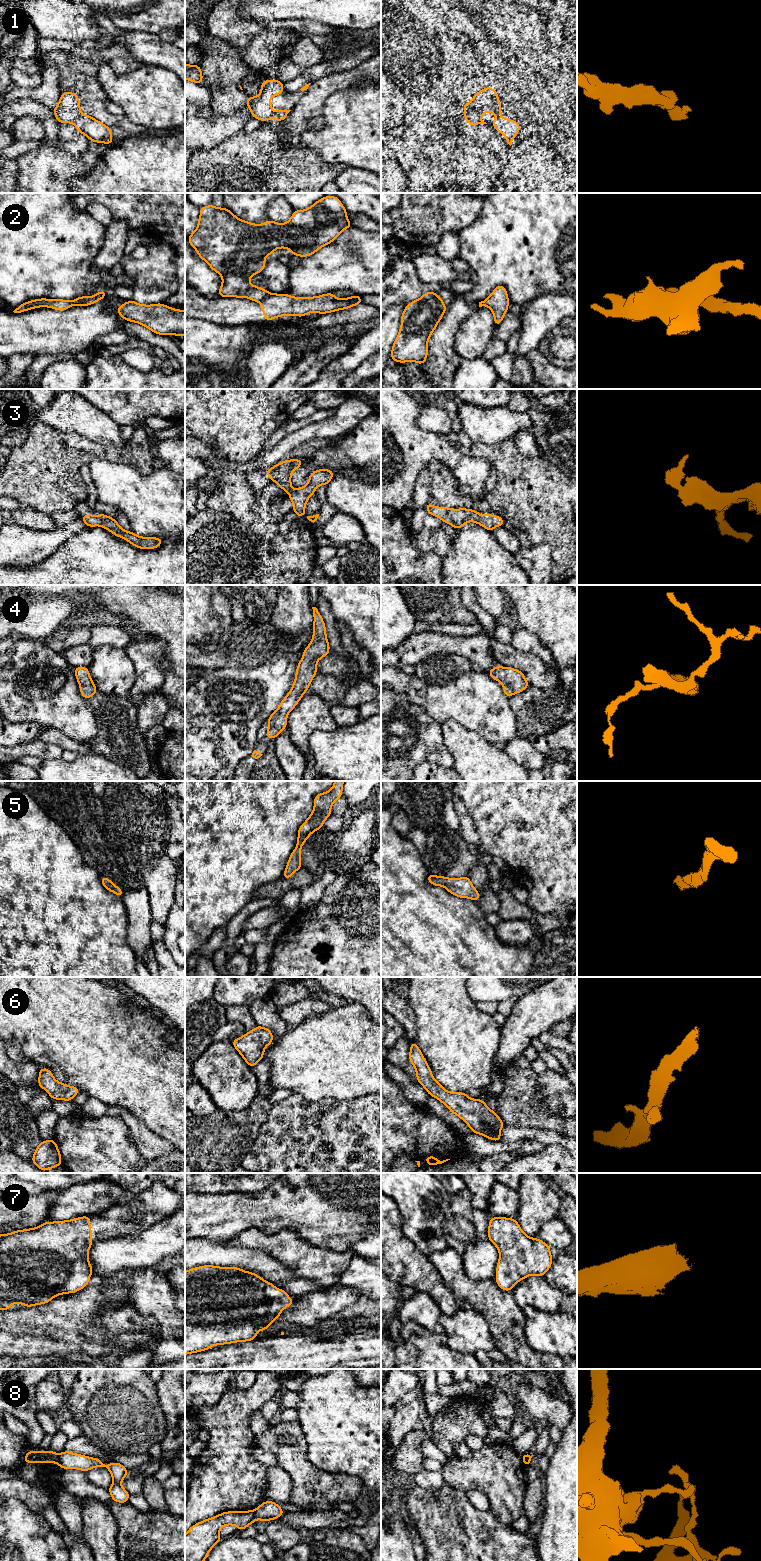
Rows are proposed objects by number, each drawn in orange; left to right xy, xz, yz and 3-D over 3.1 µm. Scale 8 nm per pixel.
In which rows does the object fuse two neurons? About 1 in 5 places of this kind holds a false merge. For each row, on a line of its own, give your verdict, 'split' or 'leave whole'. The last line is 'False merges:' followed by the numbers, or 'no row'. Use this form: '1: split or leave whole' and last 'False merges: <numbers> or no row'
1: leave whole
2: split
3: leave whole
4: leave whole
5: leave whole
6: leave whole
7: leave whole
8: split
False merges: 2, 8

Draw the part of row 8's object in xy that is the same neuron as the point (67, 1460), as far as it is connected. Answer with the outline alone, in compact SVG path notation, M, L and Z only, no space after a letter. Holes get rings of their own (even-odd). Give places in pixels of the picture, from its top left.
M69 1451L59 1454L58 1465L62 1469L80 1469L84 1472L95 1467L106 1467L112 1475L113 1484L109 1487L109 1493L112 1500L119 1503L127 1503L130 1494L121 1486L121 1481L127 1477L126 1468L117 1462L103 1464L100 1459L92 1458Z

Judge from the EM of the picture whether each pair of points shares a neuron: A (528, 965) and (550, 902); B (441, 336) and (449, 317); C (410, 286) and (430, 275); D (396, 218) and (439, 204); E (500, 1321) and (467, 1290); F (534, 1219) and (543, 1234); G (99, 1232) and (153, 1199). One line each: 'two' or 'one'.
A: two
B: one
C: two
D: one
E: one
F: two
G: one

